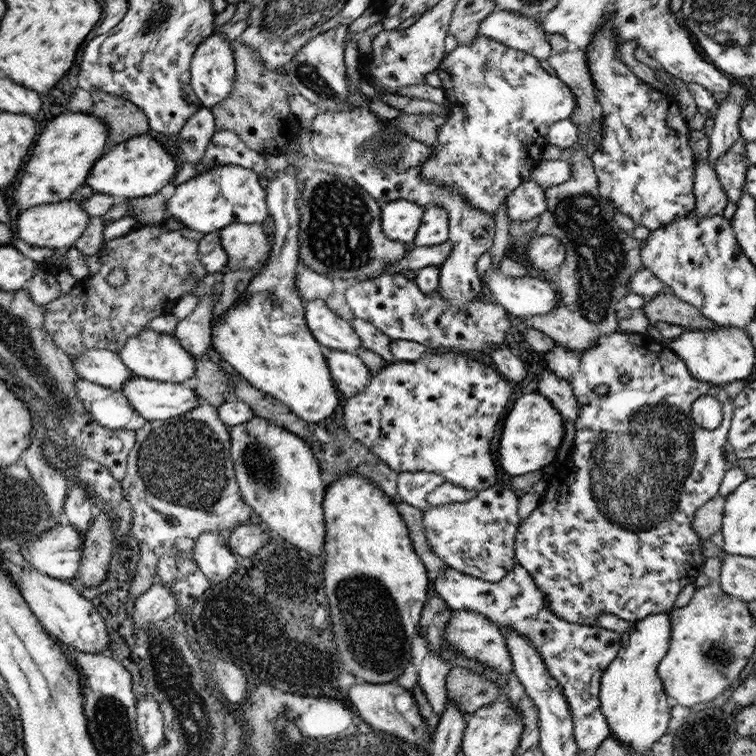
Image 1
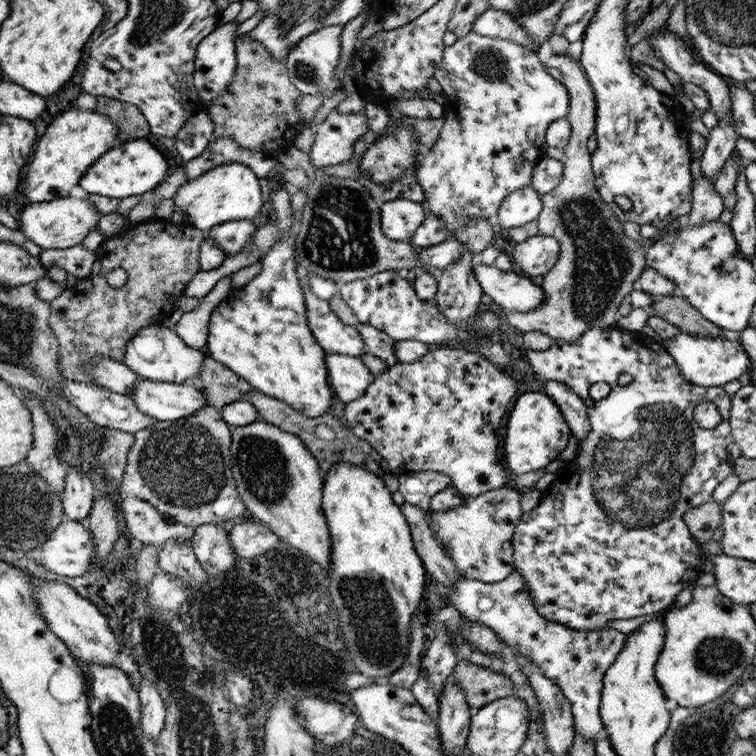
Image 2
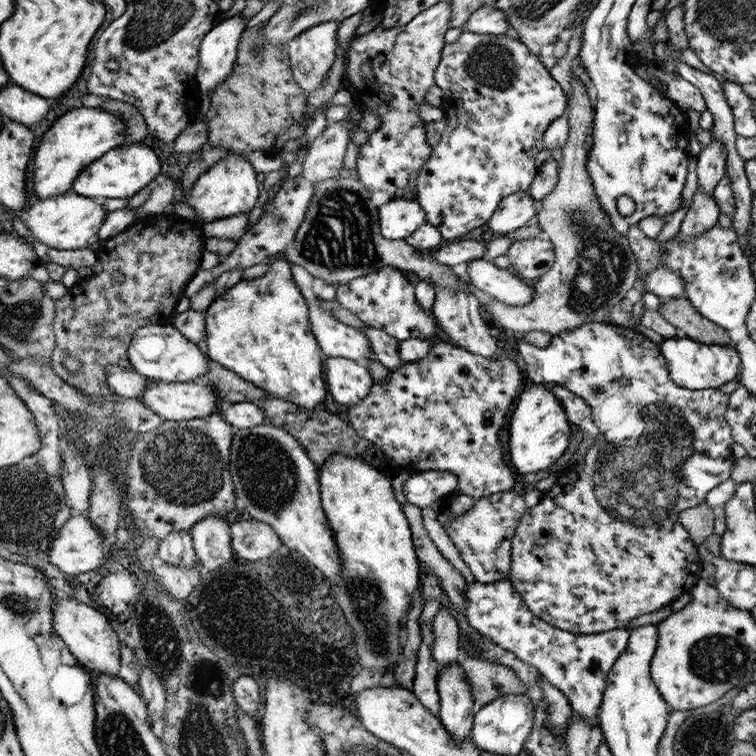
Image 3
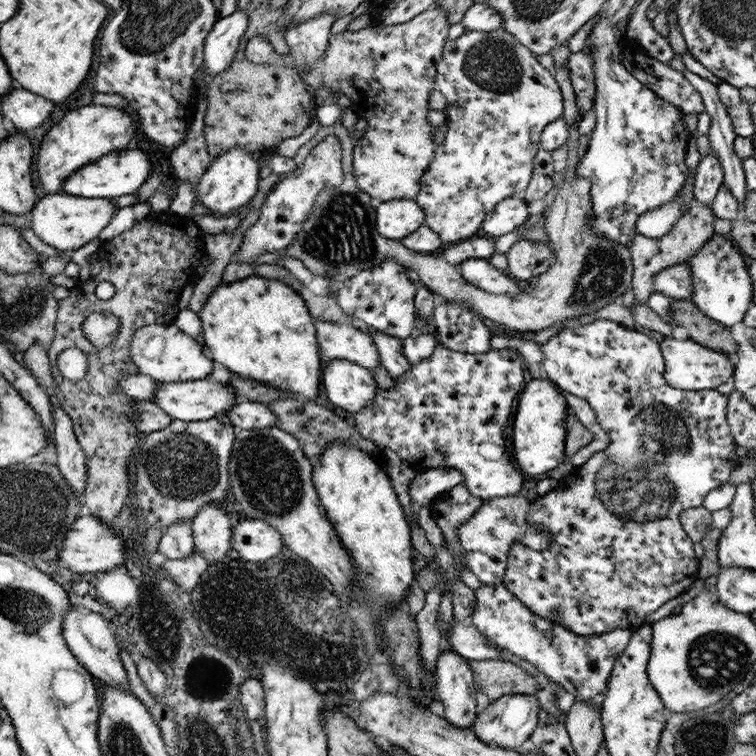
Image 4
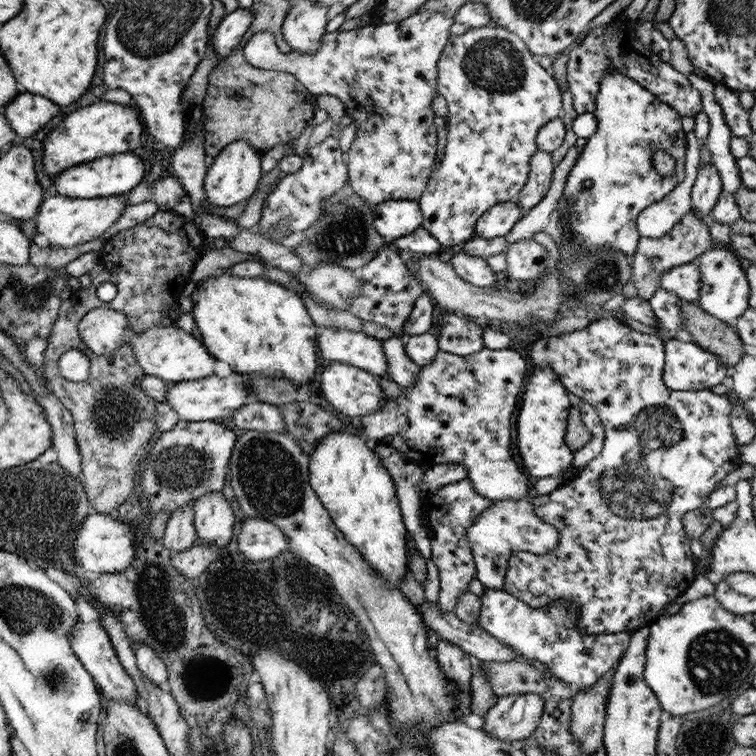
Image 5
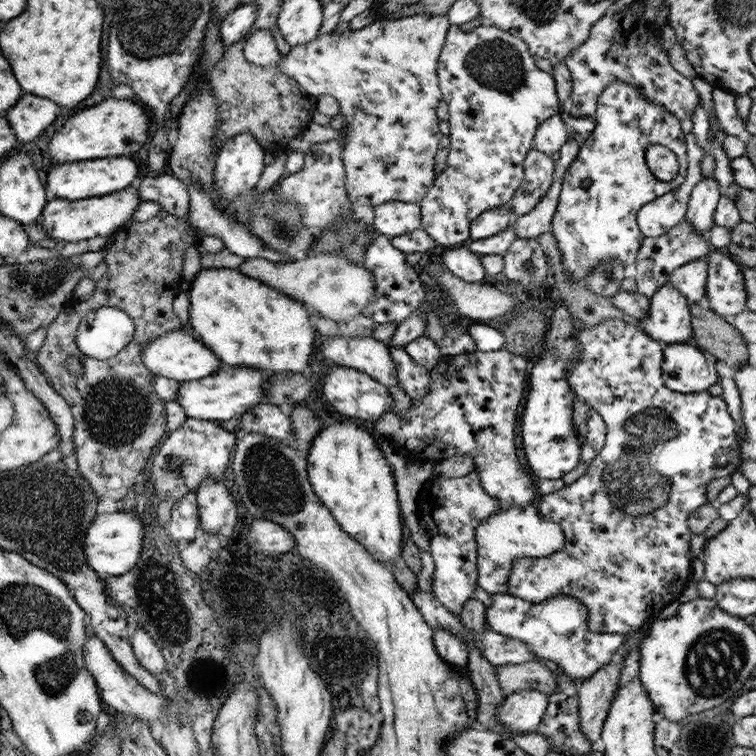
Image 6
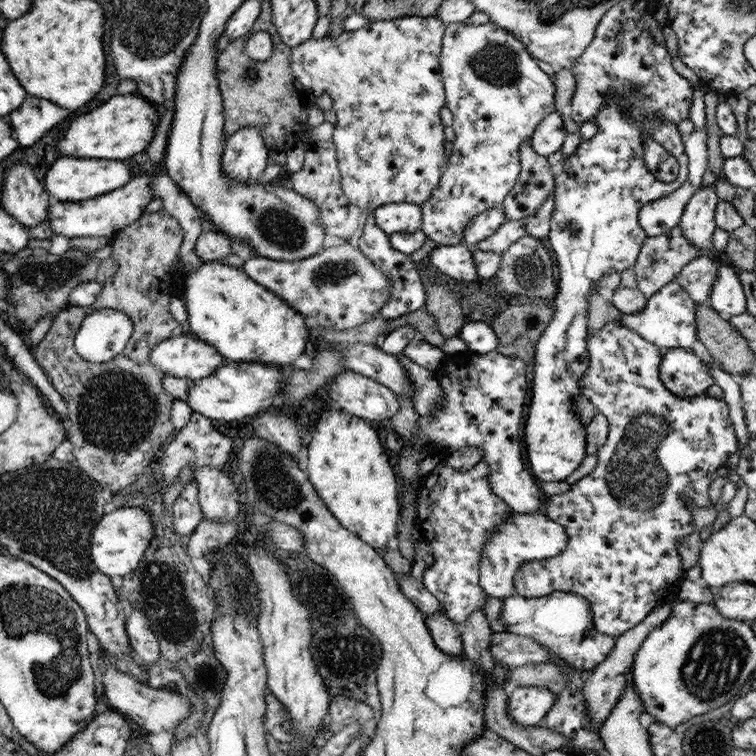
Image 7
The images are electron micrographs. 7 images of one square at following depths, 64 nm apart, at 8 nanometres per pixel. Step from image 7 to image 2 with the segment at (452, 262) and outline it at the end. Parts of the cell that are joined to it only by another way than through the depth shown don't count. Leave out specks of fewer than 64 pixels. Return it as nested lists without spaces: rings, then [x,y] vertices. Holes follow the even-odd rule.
[[[476,261],[474,275],[482,290],[495,301],[499,309],[532,312],[546,300],[544,287],[539,280],[519,272],[504,272],[496,266]]]

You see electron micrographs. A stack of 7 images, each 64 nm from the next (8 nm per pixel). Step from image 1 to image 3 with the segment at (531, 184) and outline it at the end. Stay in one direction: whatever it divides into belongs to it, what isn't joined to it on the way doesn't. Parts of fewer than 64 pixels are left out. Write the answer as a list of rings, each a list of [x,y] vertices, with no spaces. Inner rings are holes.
[[[528,190],[518,191],[499,202],[499,207],[486,222],[490,230],[510,234],[528,223],[534,223],[538,208]]]

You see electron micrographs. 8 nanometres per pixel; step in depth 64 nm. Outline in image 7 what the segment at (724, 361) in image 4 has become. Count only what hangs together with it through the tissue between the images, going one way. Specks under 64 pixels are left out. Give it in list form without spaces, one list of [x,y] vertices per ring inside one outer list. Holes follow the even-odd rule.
[[[670,348],[663,354],[659,370],[664,387],[681,400],[706,395],[708,388],[714,385],[711,368],[705,366],[704,362],[696,354],[686,348]]]

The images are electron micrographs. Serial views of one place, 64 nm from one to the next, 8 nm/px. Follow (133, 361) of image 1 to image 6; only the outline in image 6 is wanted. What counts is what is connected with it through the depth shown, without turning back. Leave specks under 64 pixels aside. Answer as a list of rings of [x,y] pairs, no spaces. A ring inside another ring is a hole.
[[[184,328],[154,338],[150,344],[145,344],[142,356],[146,368],[150,369],[156,377],[171,378],[182,383],[211,376],[219,370],[222,363],[195,334]]]

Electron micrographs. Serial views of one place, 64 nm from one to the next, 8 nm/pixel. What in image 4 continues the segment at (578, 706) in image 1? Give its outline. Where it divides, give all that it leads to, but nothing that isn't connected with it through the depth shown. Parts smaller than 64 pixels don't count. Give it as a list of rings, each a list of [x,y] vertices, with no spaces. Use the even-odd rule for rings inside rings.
[[[503,582],[498,585],[481,584],[474,591],[476,605],[467,622],[476,626],[488,641],[534,664],[550,681],[572,692],[575,702],[594,700],[607,691],[607,680],[616,660],[629,645],[630,630],[616,629],[599,635],[582,636],[532,613],[519,598],[508,591]]]

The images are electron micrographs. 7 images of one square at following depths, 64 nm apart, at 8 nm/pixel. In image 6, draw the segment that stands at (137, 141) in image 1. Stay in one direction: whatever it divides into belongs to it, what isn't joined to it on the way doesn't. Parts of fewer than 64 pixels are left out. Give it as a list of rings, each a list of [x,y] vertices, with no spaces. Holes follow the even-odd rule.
[[[109,156],[103,159],[52,165],[47,175],[47,183],[50,194],[58,198],[91,199],[92,197],[111,195],[114,192],[123,191],[128,186],[134,186],[132,182],[138,178],[138,174],[142,174],[142,168],[138,168],[134,158],[128,158],[128,156],[112,158]]]

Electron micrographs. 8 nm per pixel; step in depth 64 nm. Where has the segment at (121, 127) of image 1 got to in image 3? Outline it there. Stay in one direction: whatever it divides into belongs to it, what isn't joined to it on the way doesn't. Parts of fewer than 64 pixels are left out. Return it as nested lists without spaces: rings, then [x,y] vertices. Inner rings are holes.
[[[106,99],[99,108],[106,110],[106,112],[112,112],[114,116],[120,116],[122,120],[127,122],[126,144],[142,143],[142,140],[148,136],[146,121],[136,106],[124,101]]]

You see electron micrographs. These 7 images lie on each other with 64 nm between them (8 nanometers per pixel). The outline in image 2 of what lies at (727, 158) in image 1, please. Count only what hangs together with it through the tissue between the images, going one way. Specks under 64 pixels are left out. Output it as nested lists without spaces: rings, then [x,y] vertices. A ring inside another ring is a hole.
[[[734,149],[730,157],[722,169],[718,172],[718,177],[714,181],[714,186],[716,187],[716,192],[720,194],[720,198],[724,201],[724,208],[733,210],[737,202],[736,196],[736,180],[738,180],[738,172],[740,172],[740,166],[745,168],[747,162],[745,162],[740,151]]]

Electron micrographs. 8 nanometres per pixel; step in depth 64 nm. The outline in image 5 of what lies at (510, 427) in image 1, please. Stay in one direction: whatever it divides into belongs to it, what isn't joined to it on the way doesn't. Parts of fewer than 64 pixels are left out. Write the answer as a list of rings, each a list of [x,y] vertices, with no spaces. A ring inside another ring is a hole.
[[[550,368],[531,370],[527,378],[526,392],[522,396],[520,414],[516,420],[518,432],[518,454],[522,458],[522,468],[532,480],[559,475],[572,468],[574,452],[565,440],[568,415],[573,397],[565,390]]]

